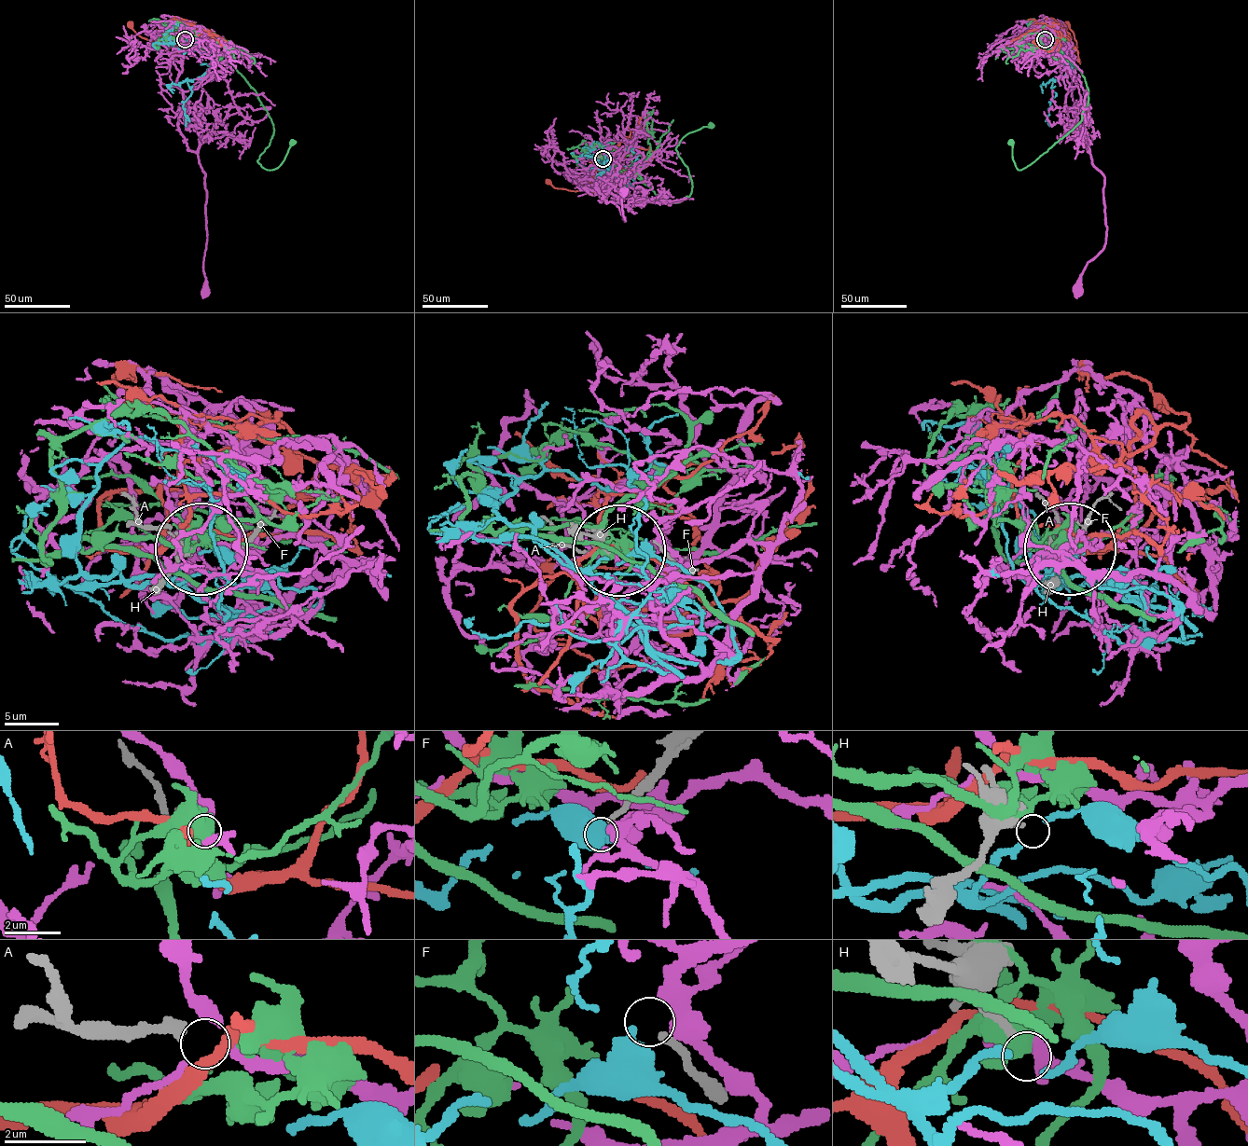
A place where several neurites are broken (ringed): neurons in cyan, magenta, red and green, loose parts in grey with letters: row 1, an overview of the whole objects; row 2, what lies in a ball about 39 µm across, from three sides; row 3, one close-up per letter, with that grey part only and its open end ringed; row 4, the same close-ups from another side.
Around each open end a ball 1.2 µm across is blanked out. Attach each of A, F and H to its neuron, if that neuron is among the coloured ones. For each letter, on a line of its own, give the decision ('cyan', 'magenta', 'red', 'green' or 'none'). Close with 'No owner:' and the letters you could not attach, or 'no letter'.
A: magenta
F: none
H: cyan
No owner: F

